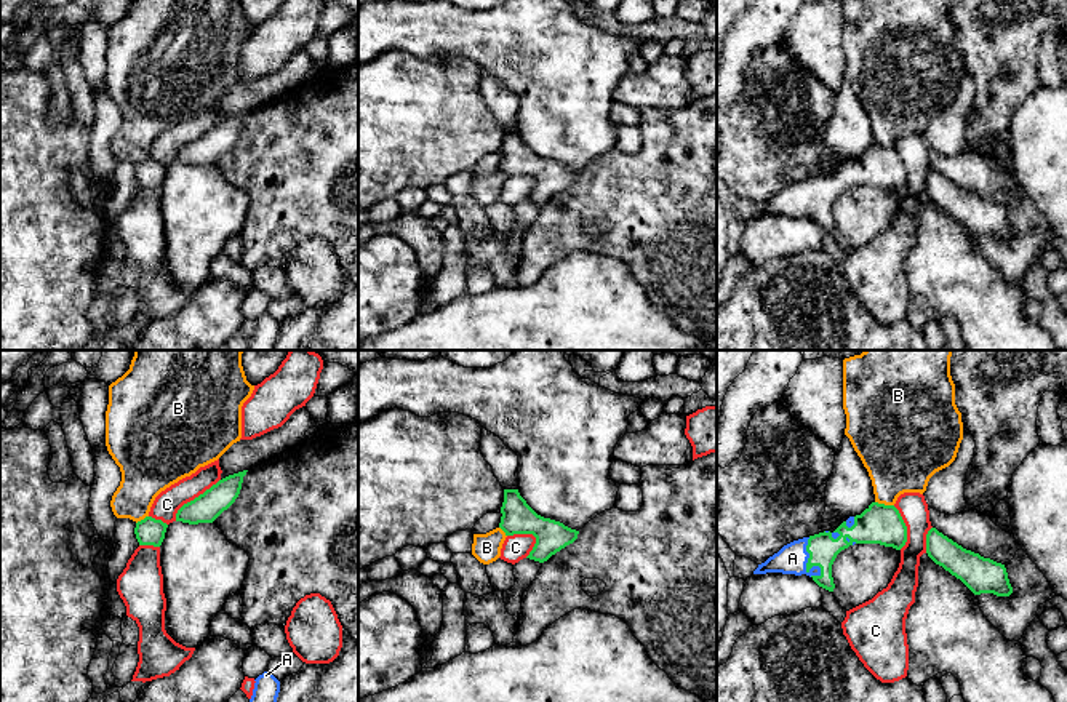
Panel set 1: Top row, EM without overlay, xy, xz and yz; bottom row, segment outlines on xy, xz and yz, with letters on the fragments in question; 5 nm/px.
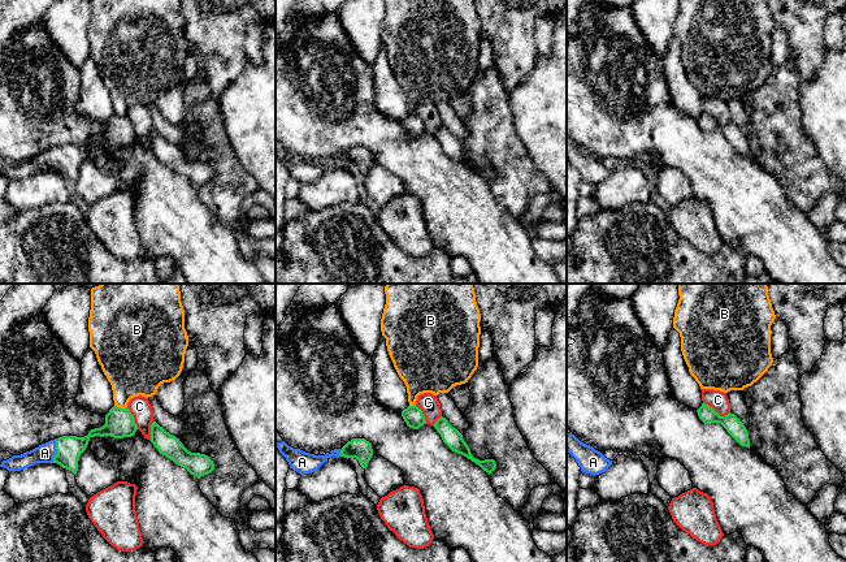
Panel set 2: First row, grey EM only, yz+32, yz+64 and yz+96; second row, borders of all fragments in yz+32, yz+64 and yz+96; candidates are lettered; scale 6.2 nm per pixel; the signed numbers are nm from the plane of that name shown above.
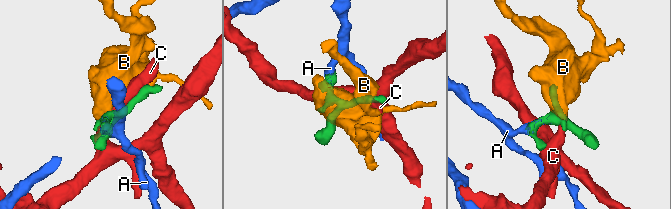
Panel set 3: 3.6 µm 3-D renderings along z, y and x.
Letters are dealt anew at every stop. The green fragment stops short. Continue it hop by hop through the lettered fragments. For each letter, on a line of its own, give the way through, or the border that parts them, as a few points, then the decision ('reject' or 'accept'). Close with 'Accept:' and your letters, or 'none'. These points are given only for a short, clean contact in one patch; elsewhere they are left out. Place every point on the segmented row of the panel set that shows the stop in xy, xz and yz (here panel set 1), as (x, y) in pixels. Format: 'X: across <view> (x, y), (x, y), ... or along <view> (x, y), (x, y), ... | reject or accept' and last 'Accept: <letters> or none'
A: reject
B: along yz (875, 501), (893, 506) | reject
C: accept
Accept: C

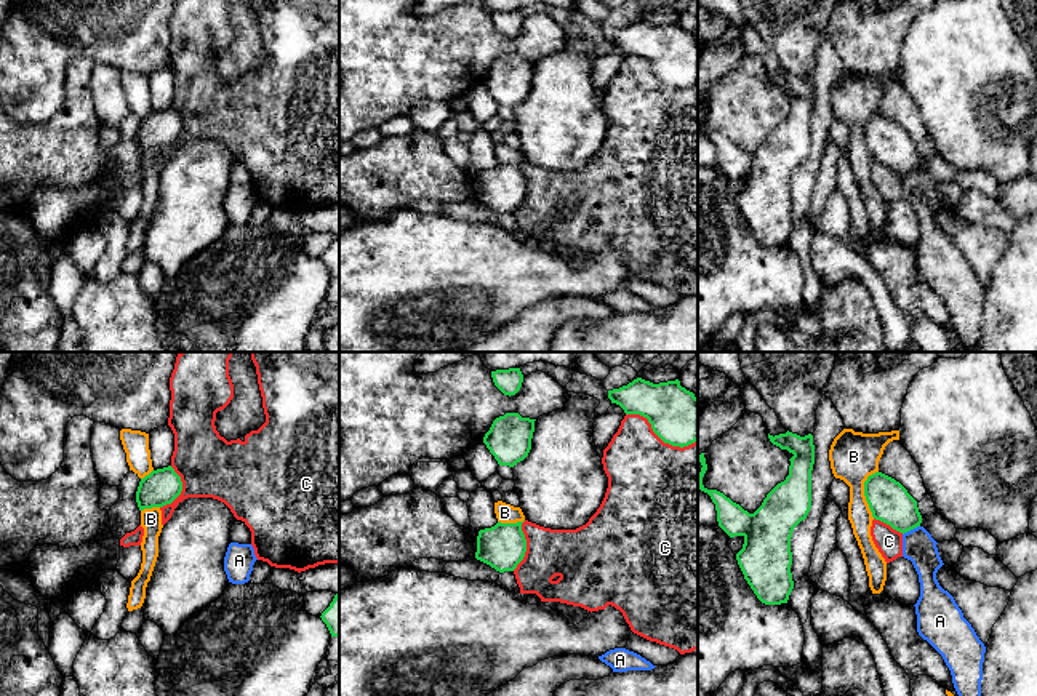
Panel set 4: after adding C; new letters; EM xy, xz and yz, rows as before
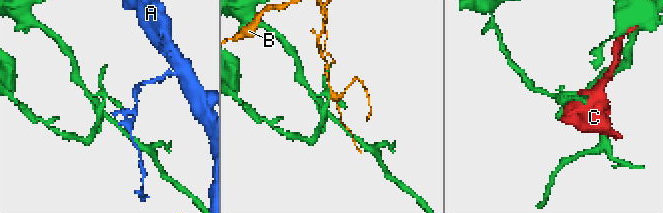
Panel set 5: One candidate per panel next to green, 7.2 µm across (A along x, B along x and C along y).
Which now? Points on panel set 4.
A: reject
B: along yz (877, 471), (864, 482), (864, 500), (874, 517) | reject
C: reject
Accept: none

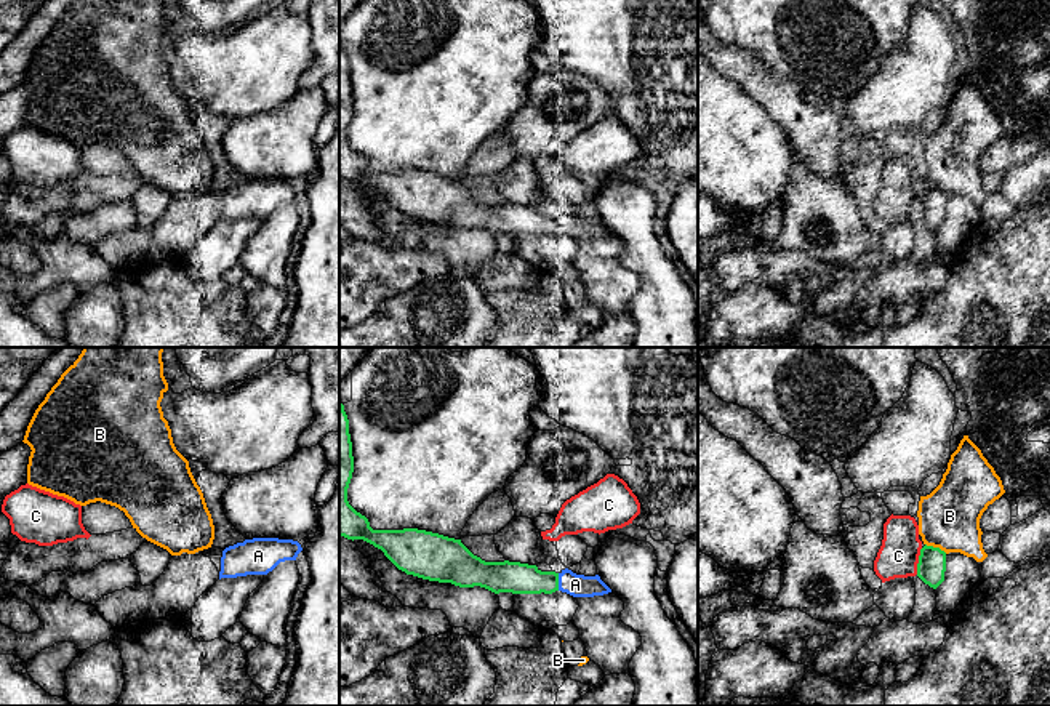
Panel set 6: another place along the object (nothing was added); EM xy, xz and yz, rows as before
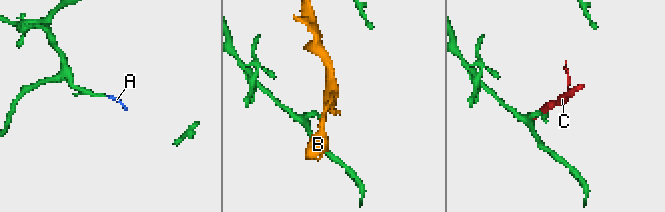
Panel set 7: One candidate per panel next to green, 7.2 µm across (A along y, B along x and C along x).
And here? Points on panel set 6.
A: accept
B: reject
C: along yz (922, 548), (916, 573) | reject
Accept: A

